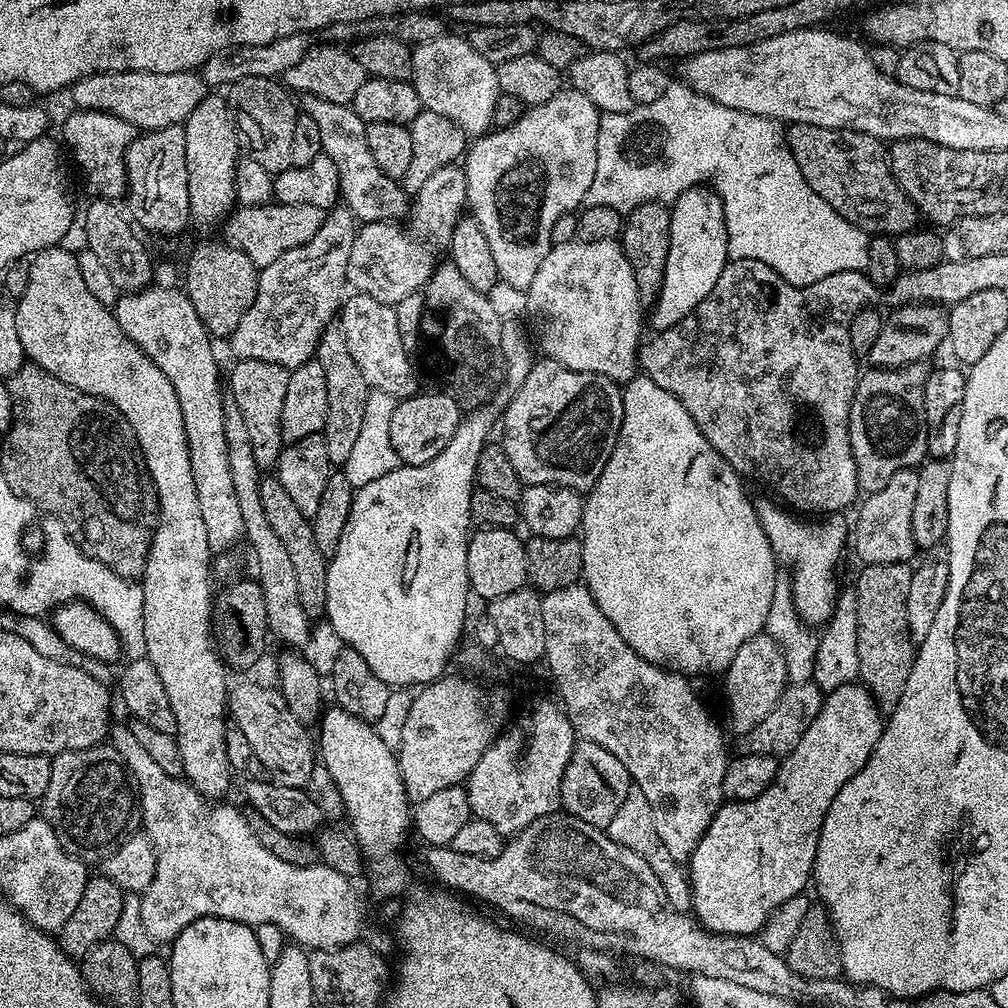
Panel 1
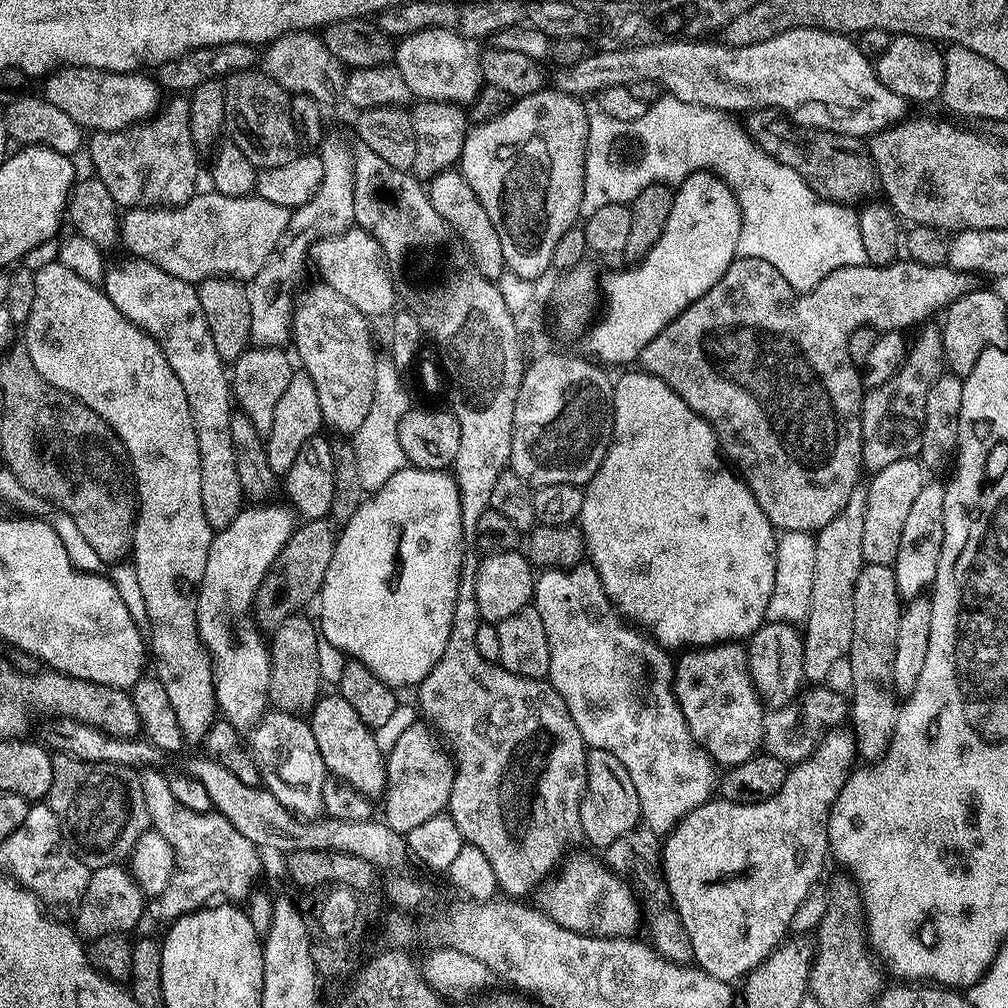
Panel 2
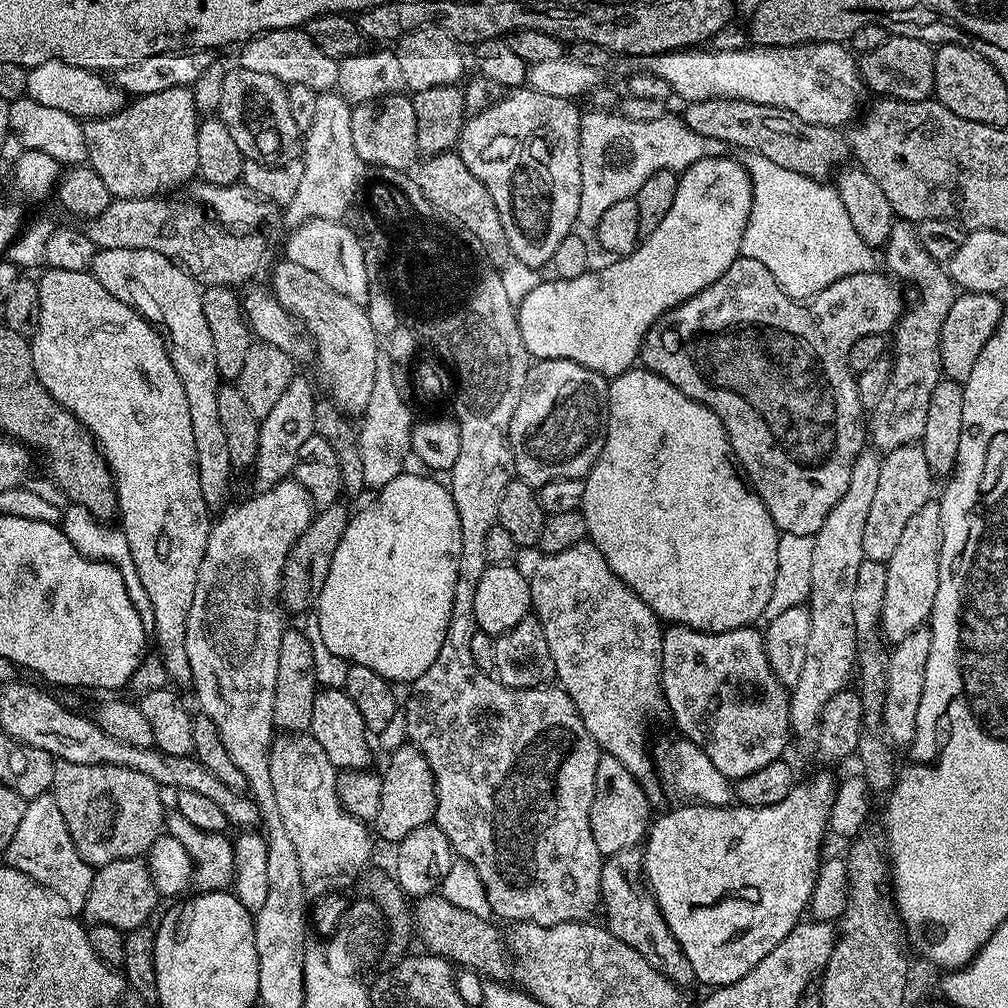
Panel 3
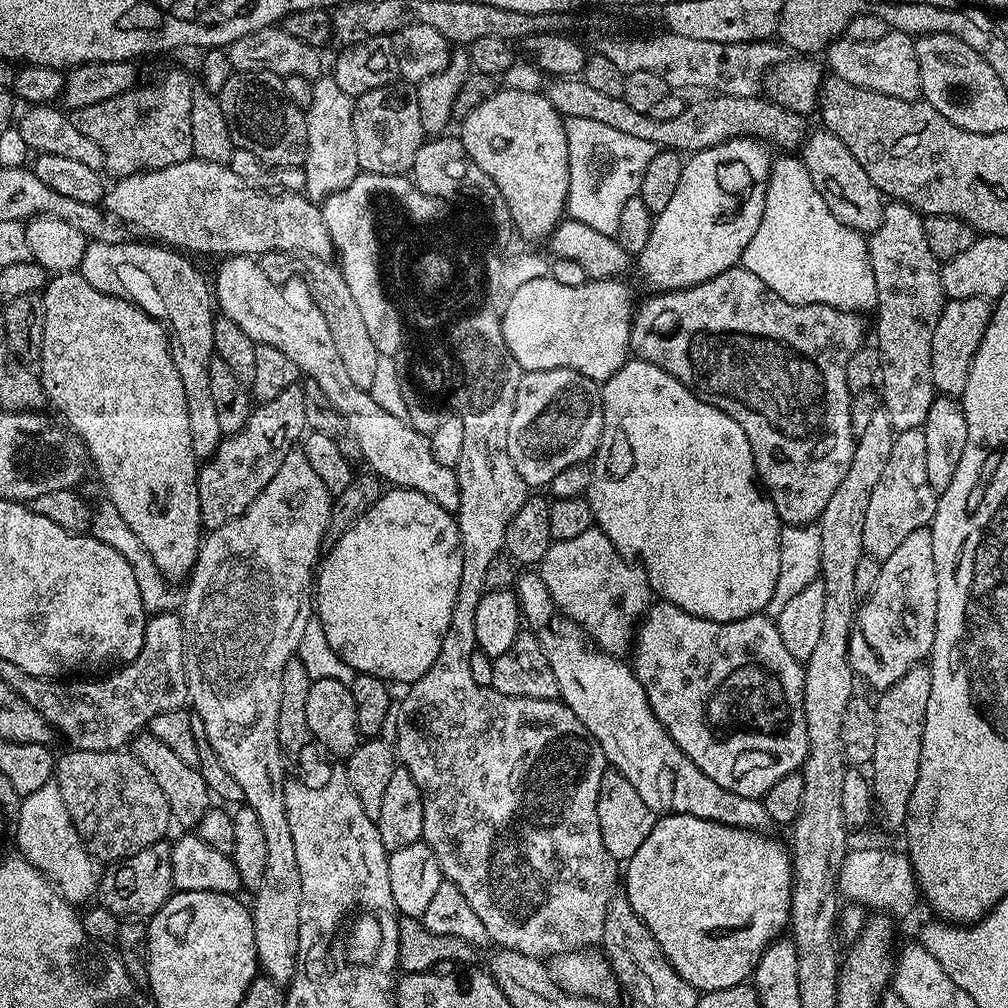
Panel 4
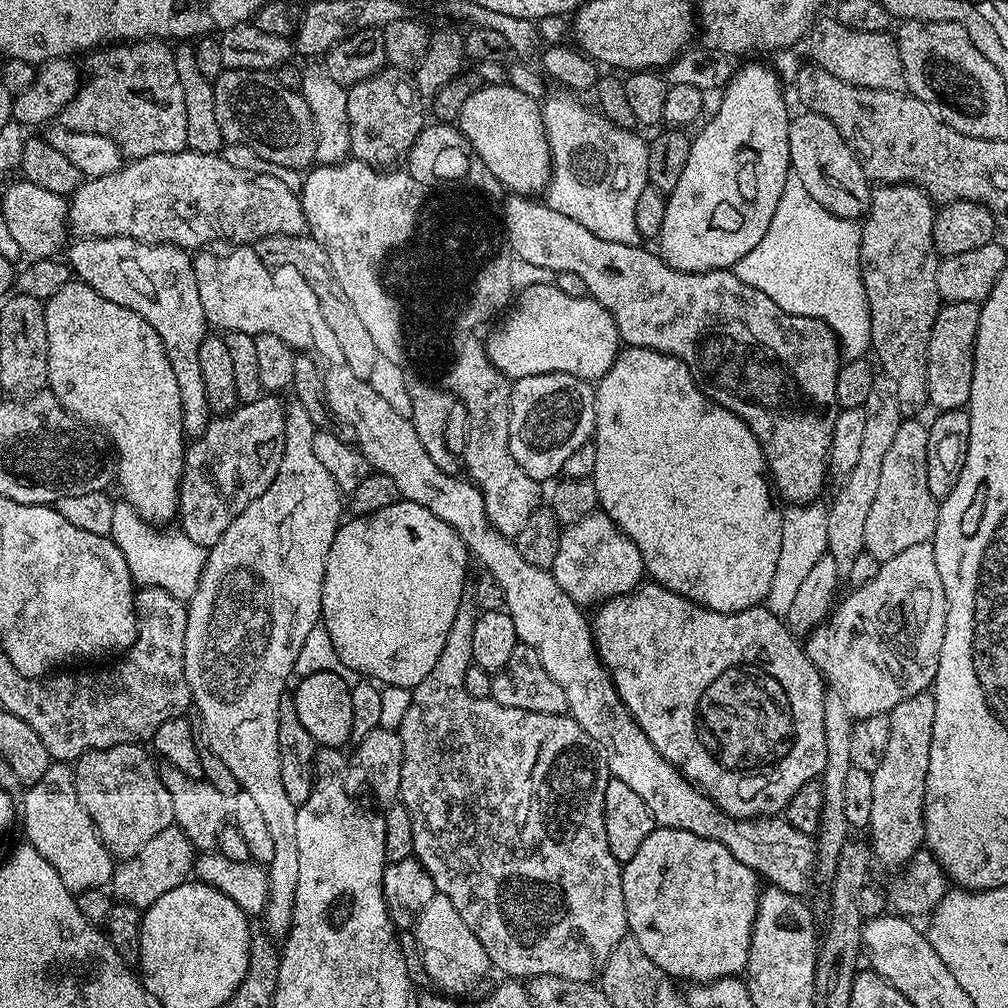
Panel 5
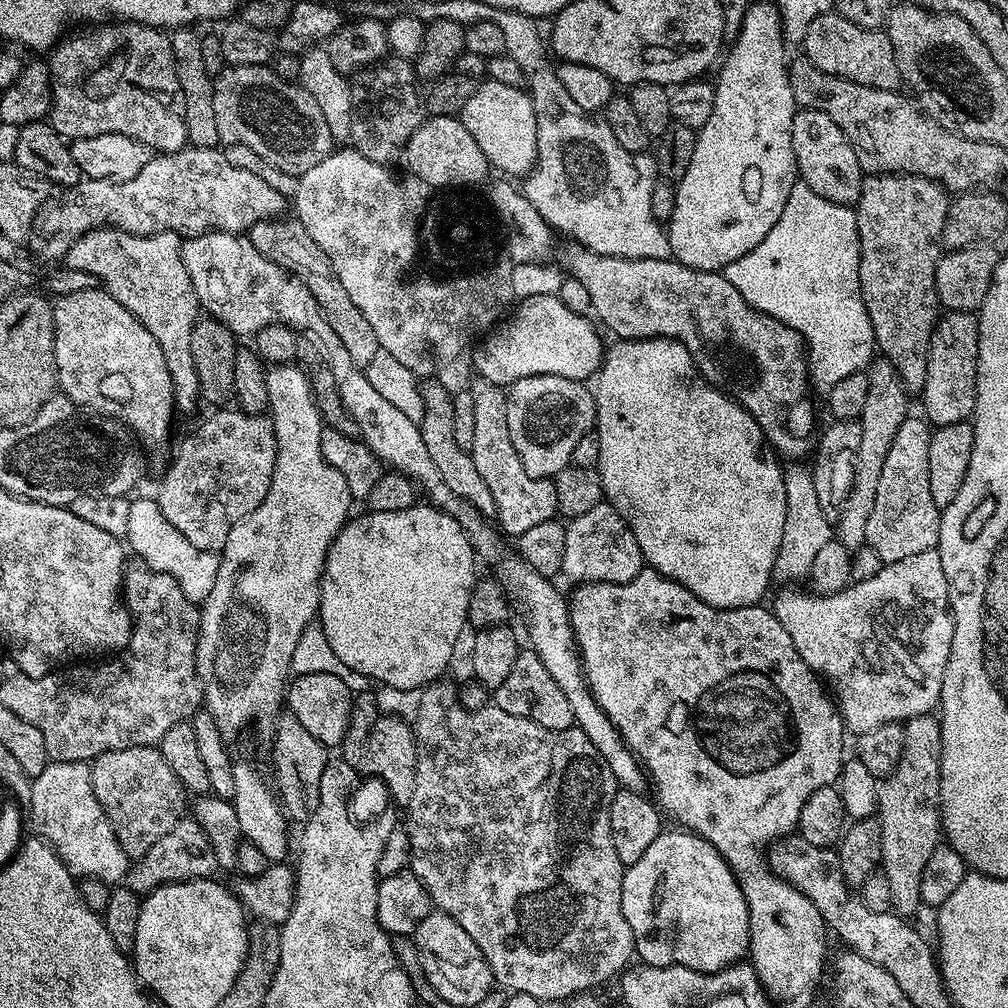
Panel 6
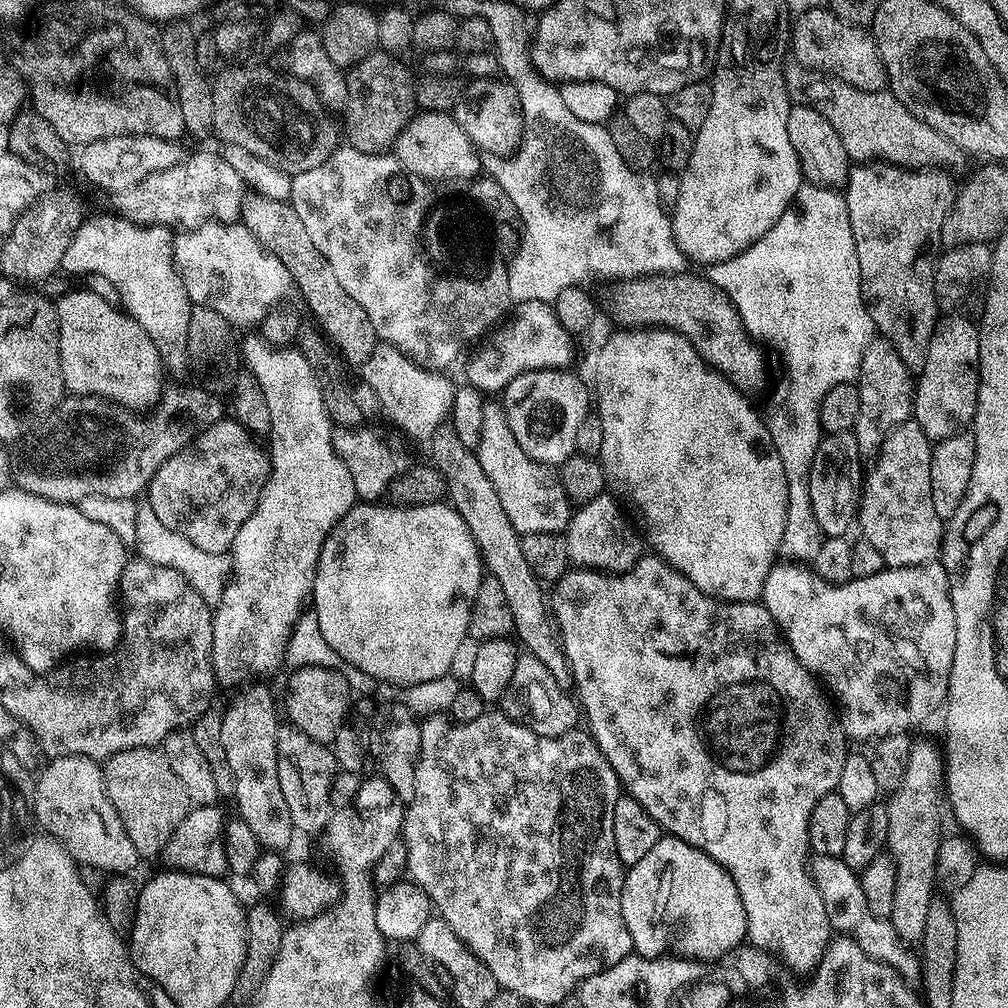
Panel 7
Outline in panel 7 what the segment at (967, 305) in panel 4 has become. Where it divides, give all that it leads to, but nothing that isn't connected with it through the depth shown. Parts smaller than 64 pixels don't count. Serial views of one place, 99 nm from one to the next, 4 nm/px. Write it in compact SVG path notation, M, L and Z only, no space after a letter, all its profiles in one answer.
M948 314L937 323L934 334L930 338L930 350L926 350L926 366L918 373L914 384L912 410L918 427L930 442L945 440L954 434L965 431L976 417L978 402L978 386L980 385L980 330L960 314Z

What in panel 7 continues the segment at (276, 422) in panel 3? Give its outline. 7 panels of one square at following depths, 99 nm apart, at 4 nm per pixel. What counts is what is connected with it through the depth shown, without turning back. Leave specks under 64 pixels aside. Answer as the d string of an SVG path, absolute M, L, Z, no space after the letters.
M222 418L203 429L184 451L162 462L146 489L146 503L158 514L158 522L174 530L174 534L182 534L198 550L206 550L206 554L227 553L238 530L242 530L242 522L254 514L254 506L258 506L258 498L268 481L269 457L265 453L263 456L252 443L251 433L241 424L232 418Z

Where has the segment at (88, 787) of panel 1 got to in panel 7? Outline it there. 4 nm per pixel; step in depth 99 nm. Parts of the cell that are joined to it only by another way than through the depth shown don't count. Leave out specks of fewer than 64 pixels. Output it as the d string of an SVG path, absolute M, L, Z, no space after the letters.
M159 747L122 750L103 761L104 789L142 858L156 856L167 849L172 835L186 818L190 805L182 782L174 775L170 762Z

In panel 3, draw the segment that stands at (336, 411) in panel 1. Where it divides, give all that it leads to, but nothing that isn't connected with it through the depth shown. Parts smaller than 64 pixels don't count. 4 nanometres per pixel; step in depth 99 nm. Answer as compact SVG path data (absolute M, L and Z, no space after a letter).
M280 258L273 266L270 291L310 337L314 356L316 352L316 364L324 375L327 395L332 403L349 417L359 417L374 391L374 366L382 351L381 345L376 345L378 337L374 326L370 326L367 311L350 302L350 298L338 294L338 290L330 290L330 286L326 286L318 274L306 270L306 266L298 266L298 262L290 262L287 258Z

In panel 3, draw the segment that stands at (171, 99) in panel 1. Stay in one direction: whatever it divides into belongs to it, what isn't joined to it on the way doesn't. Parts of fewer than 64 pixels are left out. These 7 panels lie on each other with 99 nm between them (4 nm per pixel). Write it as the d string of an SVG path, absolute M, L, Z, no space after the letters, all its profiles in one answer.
M60 60L40 63L27 74L27 96L40 106L63 110L79 120L113 116L126 103L126 96L103 75L89 68L76 67Z

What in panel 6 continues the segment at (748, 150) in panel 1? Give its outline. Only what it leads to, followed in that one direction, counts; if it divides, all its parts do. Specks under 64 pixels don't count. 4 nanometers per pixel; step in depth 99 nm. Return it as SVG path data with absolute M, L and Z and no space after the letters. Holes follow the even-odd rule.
M532 100L536 111L536 166L528 173L522 184L525 196L542 214L553 229L561 228L573 236L590 252L603 256L621 256L627 260L642 258L665 259L669 255L668 233L661 221L652 219L650 194L654 183L654 172L651 167L639 164L637 157L627 152L614 138L610 126L593 118L583 108L568 112L552 112L552 104L544 104L544 130L542 130L542 110L538 100ZM796 183L786 198L782 218L774 222L774 230L754 250L724 268L722 274L753 309L800 333L810 349L806 372L813 389L832 388L834 382L842 382L842 378L850 378L850 374L867 369L872 363L876 339L860 293L860 239L856 214L849 205L830 202L814 194L810 186Z

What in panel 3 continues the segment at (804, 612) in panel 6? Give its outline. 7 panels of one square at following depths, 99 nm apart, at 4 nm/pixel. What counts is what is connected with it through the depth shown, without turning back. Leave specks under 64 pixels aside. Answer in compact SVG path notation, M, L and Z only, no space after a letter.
M929 502L922 506L922 510L918 510L918 514L910 518L910 522L906 522L906 527L902 530L902 539L898 541L898 550L894 550L894 554L886 562L886 602L880 619L880 630L885 641L896 645L929 623L934 606L934 594L938 594L941 554L942 514L940 505L936 502Z

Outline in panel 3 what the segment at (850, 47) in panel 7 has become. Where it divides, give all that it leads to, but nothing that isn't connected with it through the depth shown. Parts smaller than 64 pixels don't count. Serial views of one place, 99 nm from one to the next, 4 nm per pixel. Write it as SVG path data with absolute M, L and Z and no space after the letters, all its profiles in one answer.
M889 35L888 40L882 42L882 46L878 46L878 50L870 50L870 54L859 57L858 67L860 76L864 79L865 89L869 93L880 92L876 94L913 104L933 95L935 57L933 45L918 38Z

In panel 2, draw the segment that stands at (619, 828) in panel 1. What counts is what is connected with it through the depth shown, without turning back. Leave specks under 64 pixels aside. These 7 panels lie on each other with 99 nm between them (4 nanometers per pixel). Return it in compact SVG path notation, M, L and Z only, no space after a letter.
M647 826L631 828L626 834L622 834L622 838L618 838L618 842L610 842L606 850L606 860L615 871L627 874L629 877L637 876L641 886L649 888L648 904L646 900L646 922L647 924L649 922L652 930L652 937L650 937L652 947L661 956L676 964L691 965L694 960L692 943L686 934L686 926L682 926L672 895L666 887L662 871L662 840L658 833Z

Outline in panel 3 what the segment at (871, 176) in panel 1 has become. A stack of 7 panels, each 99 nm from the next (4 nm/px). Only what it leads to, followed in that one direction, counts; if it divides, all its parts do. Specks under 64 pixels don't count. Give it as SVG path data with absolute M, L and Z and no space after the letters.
M693 100L685 108L688 109L682 112L683 122L694 130L694 134L721 140L725 146L732 147L733 144L736 148L744 148L745 153L757 152L762 158L770 158L770 162L775 162L786 170L794 170L794 174L802 174L811 180L827 181L837 169L847 165L850 160L848 138L841 129L802 122L802 118L781 108L741 100Z

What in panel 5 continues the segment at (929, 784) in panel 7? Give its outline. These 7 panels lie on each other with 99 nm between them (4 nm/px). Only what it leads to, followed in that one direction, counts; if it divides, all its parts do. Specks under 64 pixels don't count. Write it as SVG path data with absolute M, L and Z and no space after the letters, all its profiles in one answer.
M935 695L915 696L902 702L888 716L890 722L890 742L886 744L886 754L878 770L870 773L872 797L868 800L868 824L872 827L870 843L877 861L884 864L904 866L926 840L924 827L924 799L928 793L928 771L930 770L930 748L934 738Z

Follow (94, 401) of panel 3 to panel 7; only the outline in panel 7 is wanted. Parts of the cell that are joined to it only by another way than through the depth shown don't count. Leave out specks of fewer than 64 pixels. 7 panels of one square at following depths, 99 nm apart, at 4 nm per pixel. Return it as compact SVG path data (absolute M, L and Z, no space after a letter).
M71 290L55 301L55 305L56 317L60 323L62 378L69 393L99 396L133 410L148 410L159 402L166 384L166 369L160 362L154 342L150 342L150 334L146 334L146 330L142 330L136 320L87 290Z

